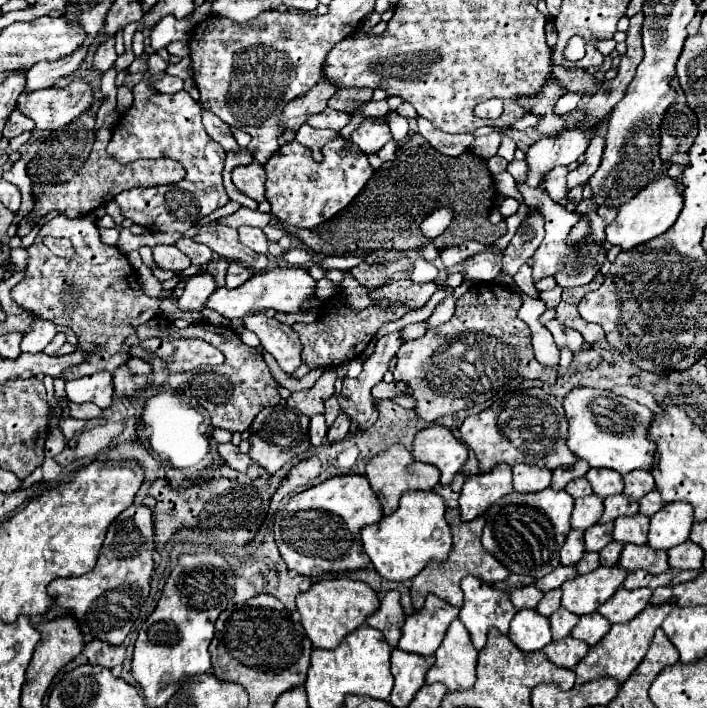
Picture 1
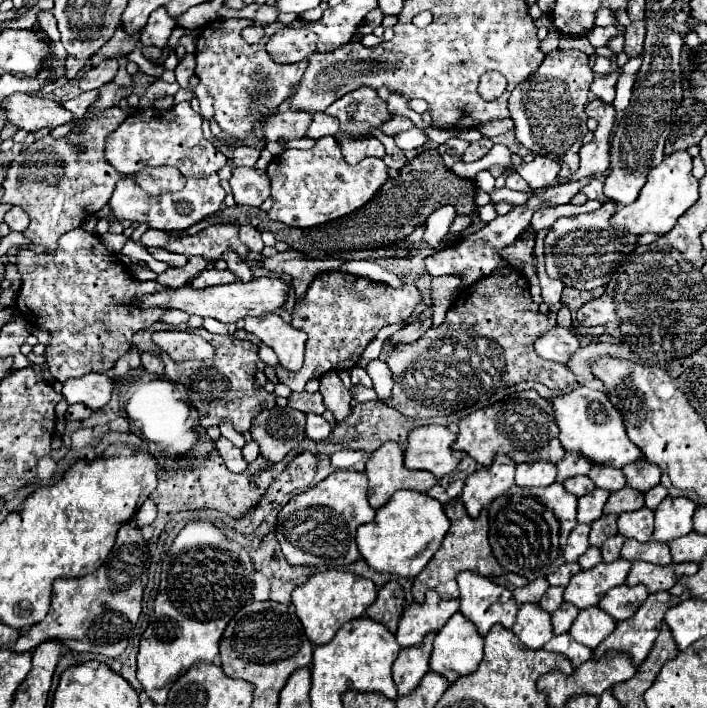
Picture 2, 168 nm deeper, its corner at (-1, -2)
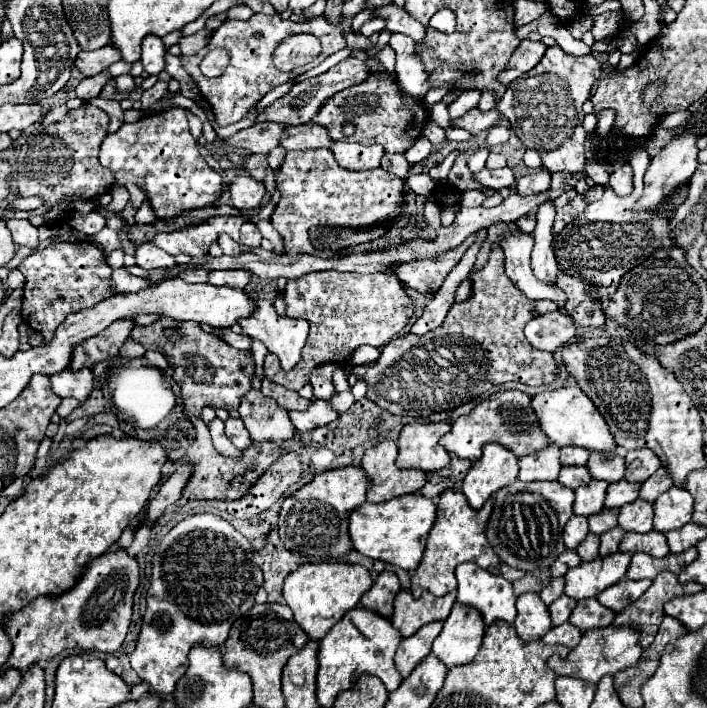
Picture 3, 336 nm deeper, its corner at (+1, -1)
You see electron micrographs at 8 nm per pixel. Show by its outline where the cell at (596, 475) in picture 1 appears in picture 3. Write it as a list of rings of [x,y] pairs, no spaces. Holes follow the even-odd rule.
[[[591,453],[587,461],[587,469],[593,479],[601,479],[607,483],[617,483],[625,477],[625,463],[623,455],[601,455],[601,453]]]

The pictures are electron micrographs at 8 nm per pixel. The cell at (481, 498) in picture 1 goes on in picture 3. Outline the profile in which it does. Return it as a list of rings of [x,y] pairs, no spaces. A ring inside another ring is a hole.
[[[489,443],[483,447],[483,457],[473,463],[471,471],[463,479],[463,493],[473,509],[481,509],[495,491],[511,485],[515,479],[517,457],[505,447]]]

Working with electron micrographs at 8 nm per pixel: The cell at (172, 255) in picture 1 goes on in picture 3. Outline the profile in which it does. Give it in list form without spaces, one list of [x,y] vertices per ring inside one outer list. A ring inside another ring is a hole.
[[[139,245],[137,247],[137,253],[135,253],[135,261],[139,267],[151,271],[151,269],[157,269],[157,267],[177,267],[175,263],[175,257],[167,255],[163,249],[155,247],[155,245]]]

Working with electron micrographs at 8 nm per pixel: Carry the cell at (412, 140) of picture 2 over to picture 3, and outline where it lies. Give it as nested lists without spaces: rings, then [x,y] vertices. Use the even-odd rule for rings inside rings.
[[[421,135],[421,137],[417,137],[415,143],[405,151],[405,159],[413,165],[413,163],[423,161],[431,151],[433,151],[433,143],[431,143],[427,137]]]

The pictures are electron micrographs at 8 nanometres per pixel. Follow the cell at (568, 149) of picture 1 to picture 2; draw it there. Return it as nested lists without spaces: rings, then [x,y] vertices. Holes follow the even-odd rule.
[[[535,156],[533,162],[513,166],[513,170],[529,184],[531,190],[537,190],[537,188],[547,188],[555,182],[559,174],[559,164],[545,156]]]

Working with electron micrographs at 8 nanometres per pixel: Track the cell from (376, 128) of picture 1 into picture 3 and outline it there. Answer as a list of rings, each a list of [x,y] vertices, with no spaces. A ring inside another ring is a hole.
[[[333,141],[331,151],[337,163],[351,171],[379,167],[379,161],[385,153],[383,147],[379,145],[359,145],[359,143],[345,143],[345,141]]]

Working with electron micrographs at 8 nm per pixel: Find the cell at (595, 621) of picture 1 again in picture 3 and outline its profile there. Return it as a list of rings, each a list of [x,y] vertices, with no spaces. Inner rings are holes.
[[[595,597],[593,599],[587,599],[587,601],[579,601],[577,607],[573,609],[573,615],[571,615],[571,623],[581,629],[581,631],[587,631],[587,629],[595,629],[595,627],[607,627],[611,625],[615,619],[615,613],[607,607],[603,607]]]

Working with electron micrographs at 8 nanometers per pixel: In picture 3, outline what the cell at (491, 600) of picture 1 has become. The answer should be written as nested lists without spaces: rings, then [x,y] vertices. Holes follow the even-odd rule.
[[[461,563],[455,575],[459,581],[457,601],[477,609],[485,625],[491,625],[495,621],[513,623],[515,595],[507,579],[493,575],[475,563]]]

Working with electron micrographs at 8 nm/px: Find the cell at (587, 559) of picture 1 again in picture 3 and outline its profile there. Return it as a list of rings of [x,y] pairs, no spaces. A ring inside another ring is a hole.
[[[589,533],[587,539],[577,547],[577,553],[579,553],[581,561],[585,561],[585,563],[597,559],[597,557],[599,557],[599,537]]]

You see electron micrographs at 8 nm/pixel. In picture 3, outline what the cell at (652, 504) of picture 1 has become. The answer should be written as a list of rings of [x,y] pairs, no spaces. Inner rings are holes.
[[[657,469],[643,485],[641,485],[641,491],[639,491],[639,497],[643,497],[645,501],[653,503],[661,493],[665,493],[669,487],[671,487],[671,479],[667,479],[667,471]]]

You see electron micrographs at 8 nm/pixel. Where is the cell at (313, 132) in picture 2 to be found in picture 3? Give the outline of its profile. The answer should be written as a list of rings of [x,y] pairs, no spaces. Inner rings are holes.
[[[303,123],[303,125],[291,125],[285,129],[283,139],[279,141],[287,151],[293,149],[315,149],[315,147],[329,147],[331,137],[327,133],[327,127],[321,127],[317,123]]]

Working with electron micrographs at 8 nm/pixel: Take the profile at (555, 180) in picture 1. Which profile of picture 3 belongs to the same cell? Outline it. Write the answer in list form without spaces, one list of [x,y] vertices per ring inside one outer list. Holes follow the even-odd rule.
[[[549,47],[543,59],[519,79],[509,83],[503,99],[495,105],[509,121],[511,129],[519,137],[525,149],[533,149],[541,155],[543,167],[555,171],[583,171],[585,153],[583,143],[587,133],[583,129],[581,105],[589,99],[593,83],[601,77],[601,63],[593,55],[575,57],[561,47]]]

